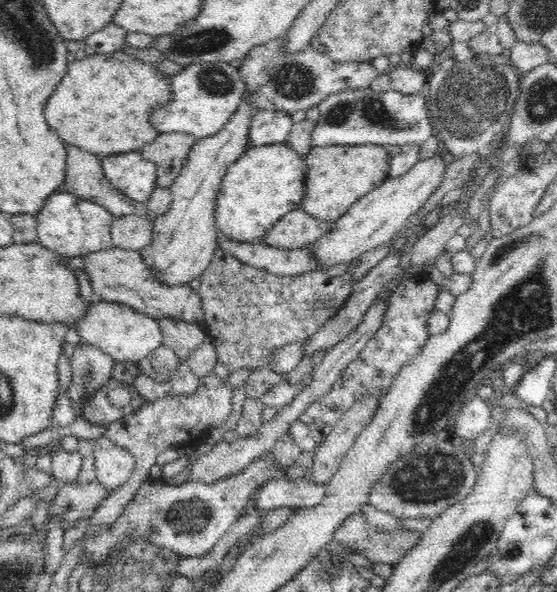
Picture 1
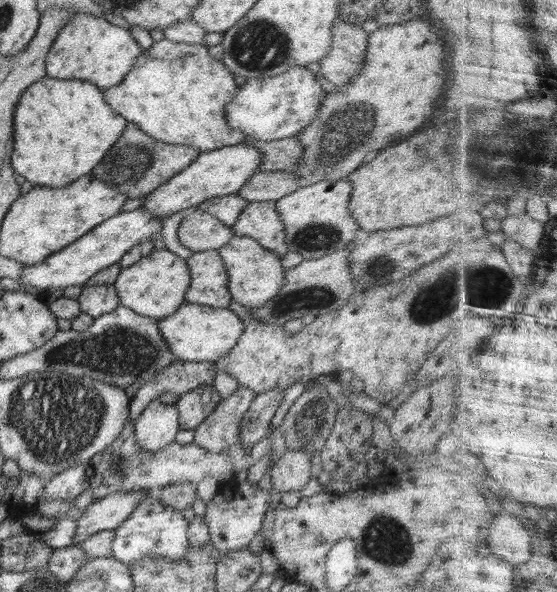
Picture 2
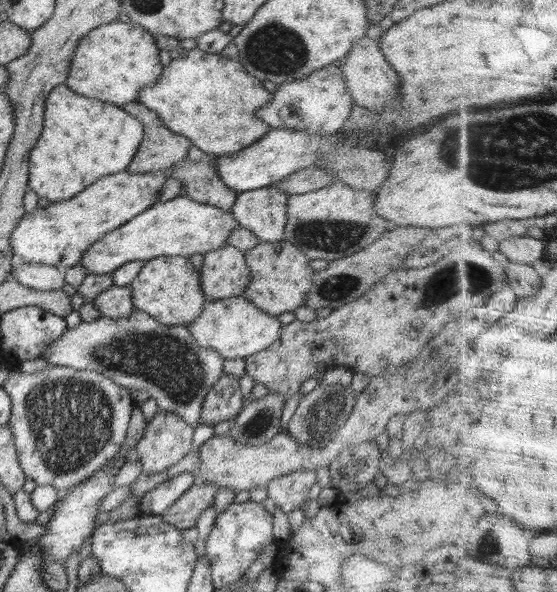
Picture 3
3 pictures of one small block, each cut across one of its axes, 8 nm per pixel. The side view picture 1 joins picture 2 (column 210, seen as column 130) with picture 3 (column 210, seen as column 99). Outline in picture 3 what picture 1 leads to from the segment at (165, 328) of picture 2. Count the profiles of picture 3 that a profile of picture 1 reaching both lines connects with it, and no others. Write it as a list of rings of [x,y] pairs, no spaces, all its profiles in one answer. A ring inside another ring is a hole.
[[[240,296],[211,300],[204,304],[202,314],[186,324],[198,345],[214,349],[225,359],[246,358],[260,350],[266,350],[282,334],[282,324],[277,315],[272,315],[256,307],[252,301]]]

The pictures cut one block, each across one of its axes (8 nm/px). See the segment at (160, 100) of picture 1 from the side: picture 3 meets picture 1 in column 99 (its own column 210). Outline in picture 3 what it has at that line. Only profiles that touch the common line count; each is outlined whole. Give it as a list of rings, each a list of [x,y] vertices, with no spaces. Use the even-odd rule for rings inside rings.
[[[198,48],[181,50],[179,58],[163,66],[158,82],[144,86],[138,94],[138,101],[156,111],[168,129],[188,138],[192,145],[213,157],[236,154],[270,132],[270,125],[256,115],[256,110],[270,104],[270,98],[272,93],[264,89],[262,82],[251,76],[237,59],[228,60],[219,53],[207,53]]]

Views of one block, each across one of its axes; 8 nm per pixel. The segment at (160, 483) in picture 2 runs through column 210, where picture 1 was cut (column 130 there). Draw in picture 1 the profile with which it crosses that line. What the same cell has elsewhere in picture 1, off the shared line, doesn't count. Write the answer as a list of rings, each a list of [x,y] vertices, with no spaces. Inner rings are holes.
[[[105,437],[92,443],[97,481],[109,492],[116,491],[134,475],[134,456]]]

